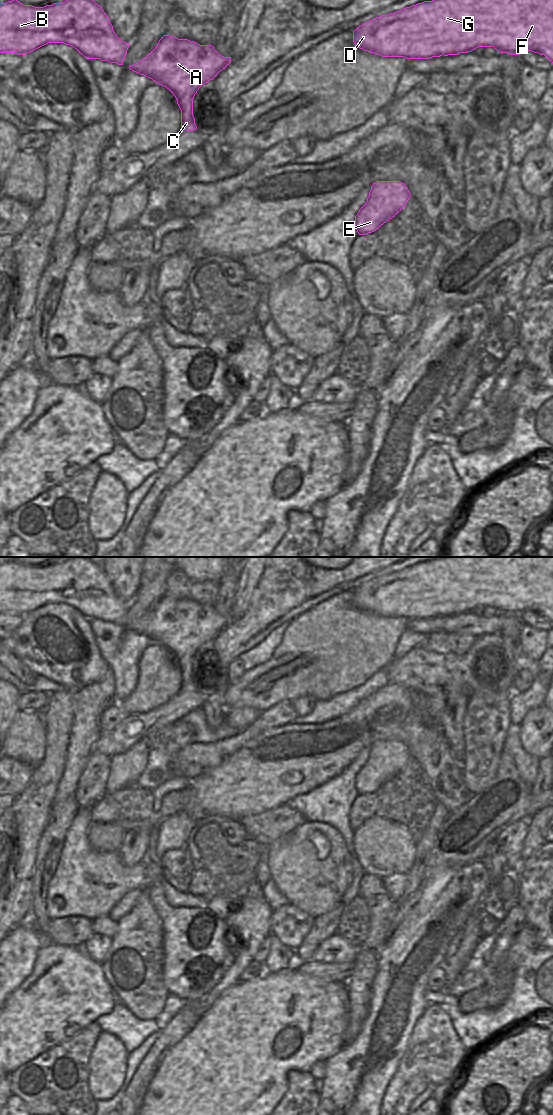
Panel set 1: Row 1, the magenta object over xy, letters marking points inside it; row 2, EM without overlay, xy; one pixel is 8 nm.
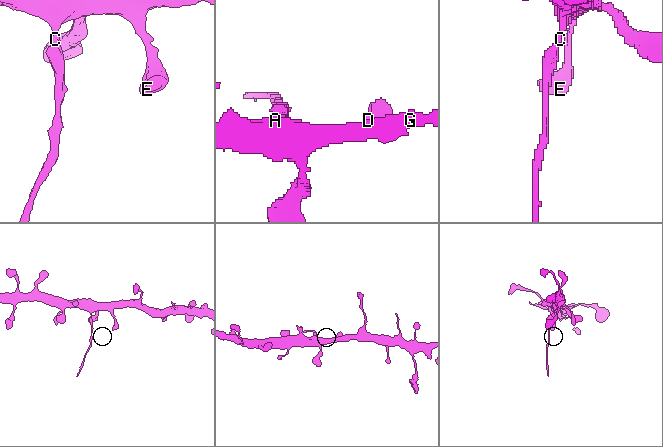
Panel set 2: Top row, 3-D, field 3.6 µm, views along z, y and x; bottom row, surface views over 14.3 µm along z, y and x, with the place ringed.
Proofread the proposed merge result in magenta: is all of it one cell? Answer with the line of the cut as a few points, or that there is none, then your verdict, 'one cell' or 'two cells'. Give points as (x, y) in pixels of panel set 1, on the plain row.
cut xy (181, 670), (187, 670), (192, 673); two cells

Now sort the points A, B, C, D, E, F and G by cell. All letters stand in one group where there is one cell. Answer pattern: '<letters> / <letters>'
A B D E F G / C

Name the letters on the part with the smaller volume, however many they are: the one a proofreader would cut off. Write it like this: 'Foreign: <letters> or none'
Foreign: C

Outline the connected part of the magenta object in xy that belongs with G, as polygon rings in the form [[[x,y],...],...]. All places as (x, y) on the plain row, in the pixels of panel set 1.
[[[443,557],[432,561],[424,561],[400,571],[376,577],[353,591],[353,602],[356,607],[380,615],[382,617],[404,617],[406,619],[430,619],[442,615],[458,615],[468,613],[478,607],[494,607],[499,613],[519,615],[524,611],[532,611],[544,615],[553,623],[553,557]]]

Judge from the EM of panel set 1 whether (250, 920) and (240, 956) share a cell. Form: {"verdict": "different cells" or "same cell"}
{"verdict": "same cell"}

